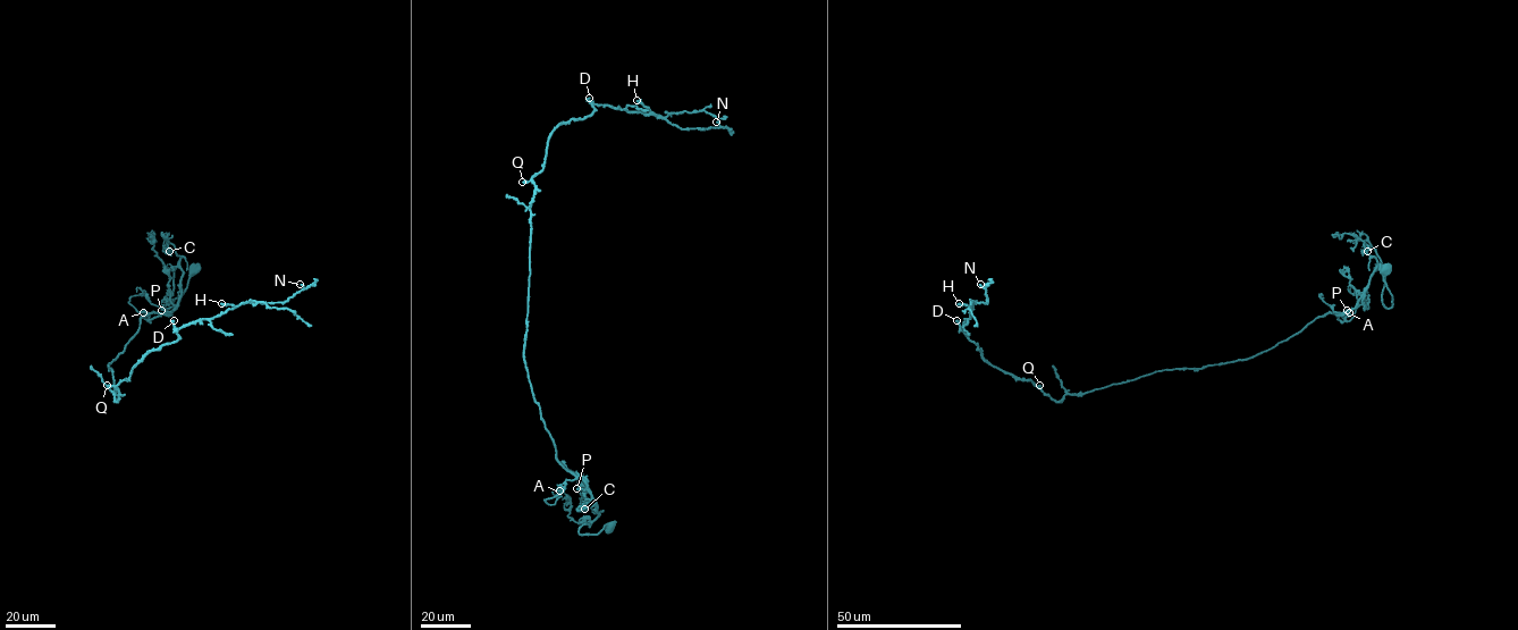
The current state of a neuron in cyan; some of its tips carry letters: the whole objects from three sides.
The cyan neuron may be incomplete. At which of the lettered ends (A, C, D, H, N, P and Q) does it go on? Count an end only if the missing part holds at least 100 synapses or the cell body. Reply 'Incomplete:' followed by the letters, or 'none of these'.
Incomplete: none of these

